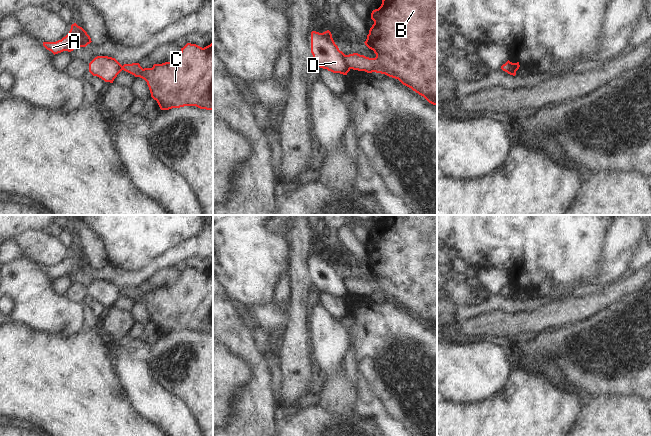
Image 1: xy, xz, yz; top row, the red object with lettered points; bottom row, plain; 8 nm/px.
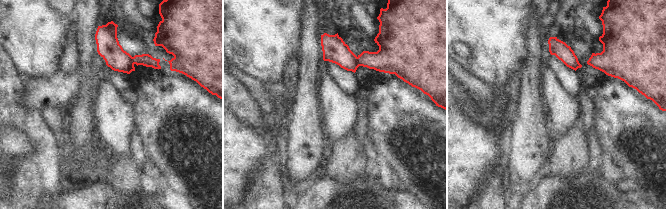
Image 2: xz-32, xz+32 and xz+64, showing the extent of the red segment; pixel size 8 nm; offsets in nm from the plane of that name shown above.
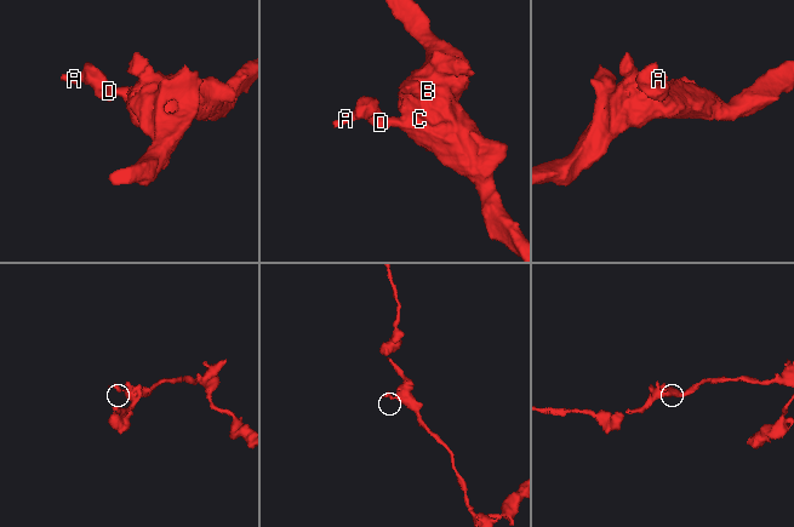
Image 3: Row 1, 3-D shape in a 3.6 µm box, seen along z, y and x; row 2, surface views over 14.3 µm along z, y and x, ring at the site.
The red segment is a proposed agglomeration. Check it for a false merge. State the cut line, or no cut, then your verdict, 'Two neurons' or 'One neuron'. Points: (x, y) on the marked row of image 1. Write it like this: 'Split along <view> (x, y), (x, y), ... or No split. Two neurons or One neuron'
Split along xz (345, 55), (350, 68). Two neurons

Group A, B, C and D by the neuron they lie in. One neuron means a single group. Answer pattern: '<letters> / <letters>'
A D / B C

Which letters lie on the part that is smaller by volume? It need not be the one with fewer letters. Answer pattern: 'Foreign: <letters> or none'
Foreign: A, D

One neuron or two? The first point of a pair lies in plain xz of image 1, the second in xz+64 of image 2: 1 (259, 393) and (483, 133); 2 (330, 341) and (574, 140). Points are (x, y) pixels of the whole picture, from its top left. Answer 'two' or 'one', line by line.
1: two
2: two

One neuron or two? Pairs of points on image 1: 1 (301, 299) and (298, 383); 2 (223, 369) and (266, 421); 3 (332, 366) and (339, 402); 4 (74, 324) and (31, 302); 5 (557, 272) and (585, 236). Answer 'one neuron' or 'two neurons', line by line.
1: one neuron
2: two neurons
3: two neurons
4: one neuron
5: one neuron

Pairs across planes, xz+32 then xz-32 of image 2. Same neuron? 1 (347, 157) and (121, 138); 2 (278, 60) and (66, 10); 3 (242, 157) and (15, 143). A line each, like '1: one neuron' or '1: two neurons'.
1: two neurons
2: two neurons
3: one neuron

